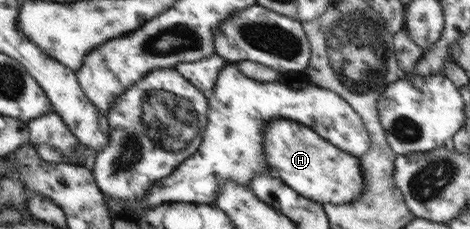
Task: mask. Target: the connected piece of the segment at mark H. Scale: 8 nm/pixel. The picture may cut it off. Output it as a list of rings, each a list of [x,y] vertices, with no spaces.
[[[271,119],[265,127],[264,143],[270,169],[296,193],[318,203],[334,205],[357,201],[363,195],[366,181],[360,157],[338,149],[316,130],[290,119]]]

